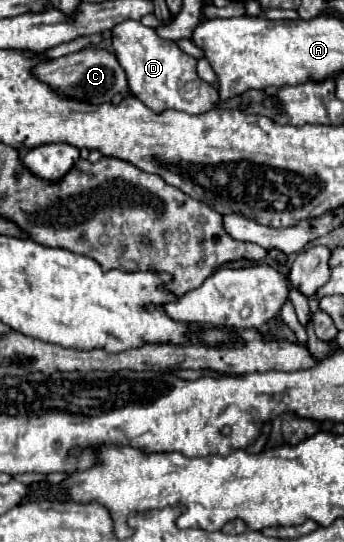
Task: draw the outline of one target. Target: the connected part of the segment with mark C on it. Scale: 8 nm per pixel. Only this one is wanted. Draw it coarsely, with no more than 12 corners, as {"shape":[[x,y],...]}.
{"shape":[[89,47],[31,69],[59,97],[93,105],[127,91],[109,51]]}

